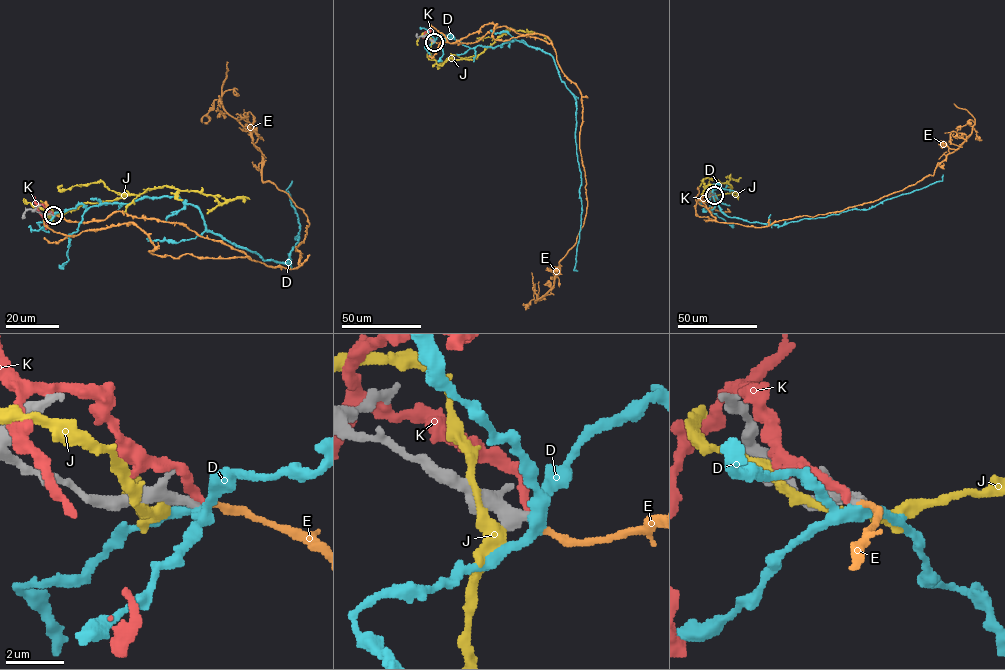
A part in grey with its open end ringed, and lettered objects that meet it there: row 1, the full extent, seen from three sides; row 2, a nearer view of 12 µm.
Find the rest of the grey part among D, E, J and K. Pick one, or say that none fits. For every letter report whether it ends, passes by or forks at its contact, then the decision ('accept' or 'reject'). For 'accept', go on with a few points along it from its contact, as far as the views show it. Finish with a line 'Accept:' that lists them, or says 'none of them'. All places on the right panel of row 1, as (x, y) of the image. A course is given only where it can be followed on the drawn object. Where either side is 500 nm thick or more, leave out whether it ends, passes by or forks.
D: it forks; reject
E: it ends; accept; course (713, 195), (698, 199), (717, 221), (757, 227), (874, 201), (933, 175), (968, 137), (975, 118), (953, 104)
J: reject
K: it ends; reject
Accept: E

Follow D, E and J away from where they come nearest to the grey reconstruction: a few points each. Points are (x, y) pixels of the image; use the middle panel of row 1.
D: (434, 41), (452, 35), (475, 48), (522, 40), (553, 58), (576, 104), (582, 206), (577, 270)
E: (434, 41), (476, 42), (507, 26), (550, 43), (579, 90), (587, 211), (554, 285), (535, 303), (539, 281)
J: (432, 41), (430, 55), (442, 65), (450, 59), (475, 58), (510, 29), (538, 33), (552, 41)

